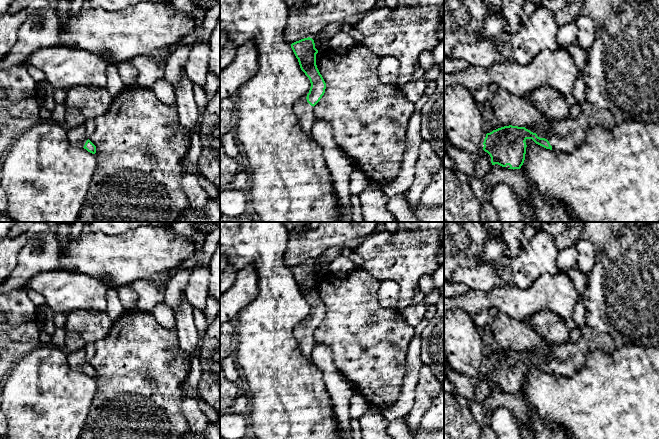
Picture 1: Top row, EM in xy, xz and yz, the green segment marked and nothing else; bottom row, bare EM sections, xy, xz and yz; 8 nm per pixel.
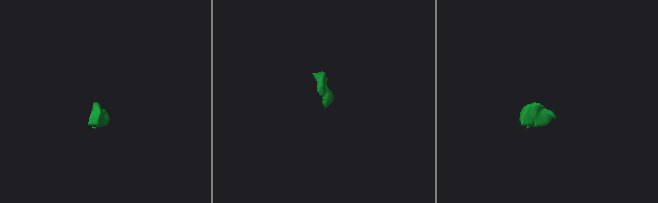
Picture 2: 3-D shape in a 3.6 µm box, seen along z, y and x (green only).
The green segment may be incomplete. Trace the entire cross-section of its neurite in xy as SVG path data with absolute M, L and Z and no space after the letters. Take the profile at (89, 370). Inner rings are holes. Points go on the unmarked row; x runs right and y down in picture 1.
M84 348L67 353L67 361L72 369L84 372L92 378L96 377L96 370L87 361Z

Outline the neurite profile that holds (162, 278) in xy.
M173 269L154 274L151 277L149 277L147 280L149 282L153 282L161 286L166 286L170 278L174 276L172 271Z

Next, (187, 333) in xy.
M184 294L181 296L180 307L174 309L174 313L176 318L176 326L177 326L176 332L177 332L179 347L186 354L188 367L191 370L190 358L194 355L198 355L199 353L200 337L194 322L193 306L187 301Z

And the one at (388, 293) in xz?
M383 281L378 289L378 301L381 307L389 310L398 310L400 287L394 281Z

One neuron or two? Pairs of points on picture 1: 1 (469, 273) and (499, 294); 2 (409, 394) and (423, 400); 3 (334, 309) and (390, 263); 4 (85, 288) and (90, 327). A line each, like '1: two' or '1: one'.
1: two
2: two
3: two
4: two

